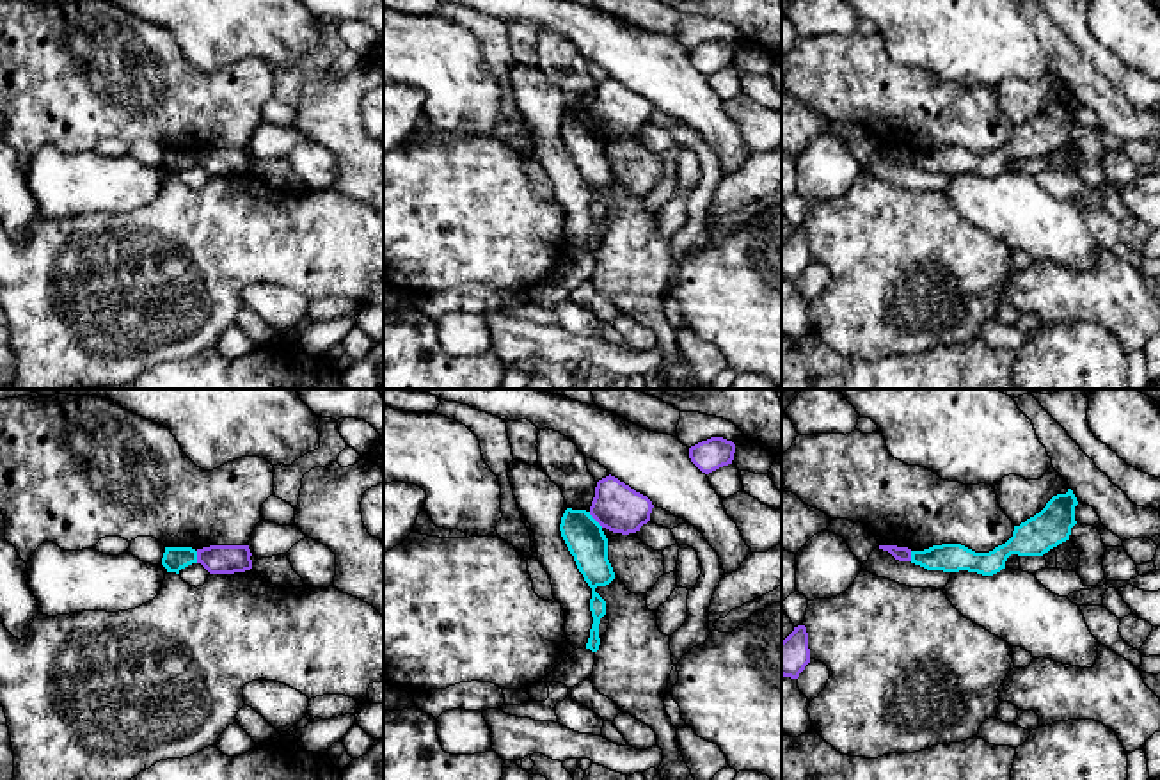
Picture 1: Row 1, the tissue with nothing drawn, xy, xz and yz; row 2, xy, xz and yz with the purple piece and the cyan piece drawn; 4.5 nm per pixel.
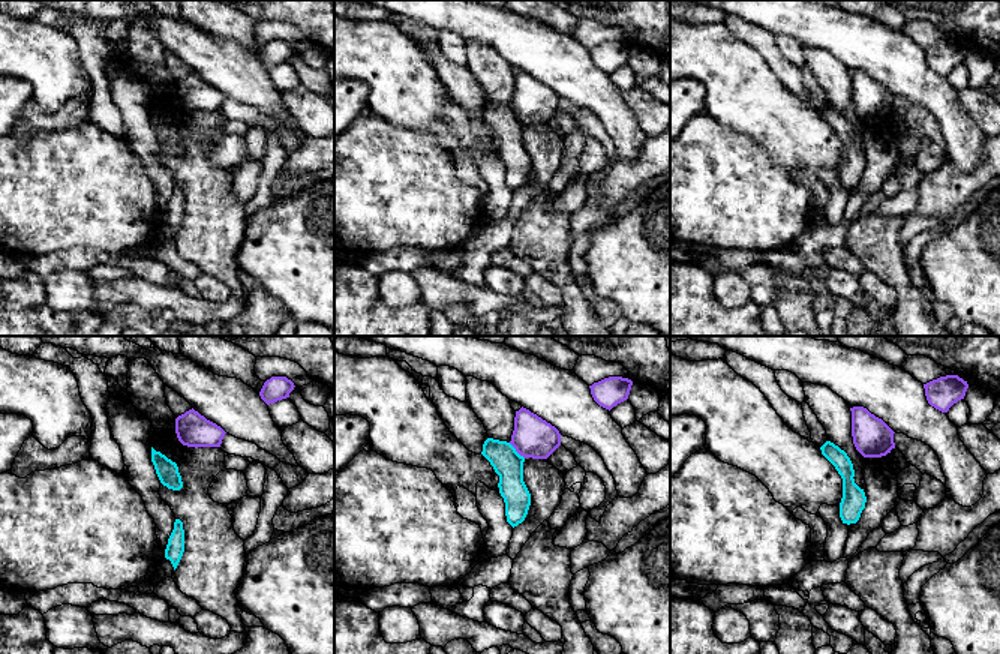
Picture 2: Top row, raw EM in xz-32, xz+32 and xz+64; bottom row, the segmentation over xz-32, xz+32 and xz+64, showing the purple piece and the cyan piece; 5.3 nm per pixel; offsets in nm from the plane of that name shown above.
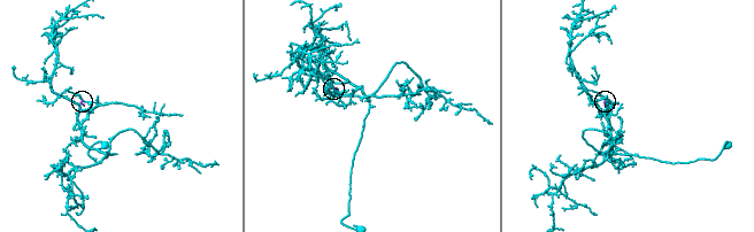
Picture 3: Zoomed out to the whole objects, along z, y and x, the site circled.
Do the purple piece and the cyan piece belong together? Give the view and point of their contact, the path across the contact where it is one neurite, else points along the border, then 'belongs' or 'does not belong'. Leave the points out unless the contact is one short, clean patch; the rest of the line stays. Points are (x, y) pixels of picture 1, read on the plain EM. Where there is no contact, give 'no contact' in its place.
xz (595, 121) | along xz (588, 114), (603, 128) | does not belong

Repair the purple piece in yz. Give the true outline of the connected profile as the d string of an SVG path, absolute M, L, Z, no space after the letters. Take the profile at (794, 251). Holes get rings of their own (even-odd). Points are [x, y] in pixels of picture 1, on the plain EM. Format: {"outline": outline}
{"outline": "M798 227L782 243L782 277L798 281L808 265L810 265L808 235L805 227Z"}

